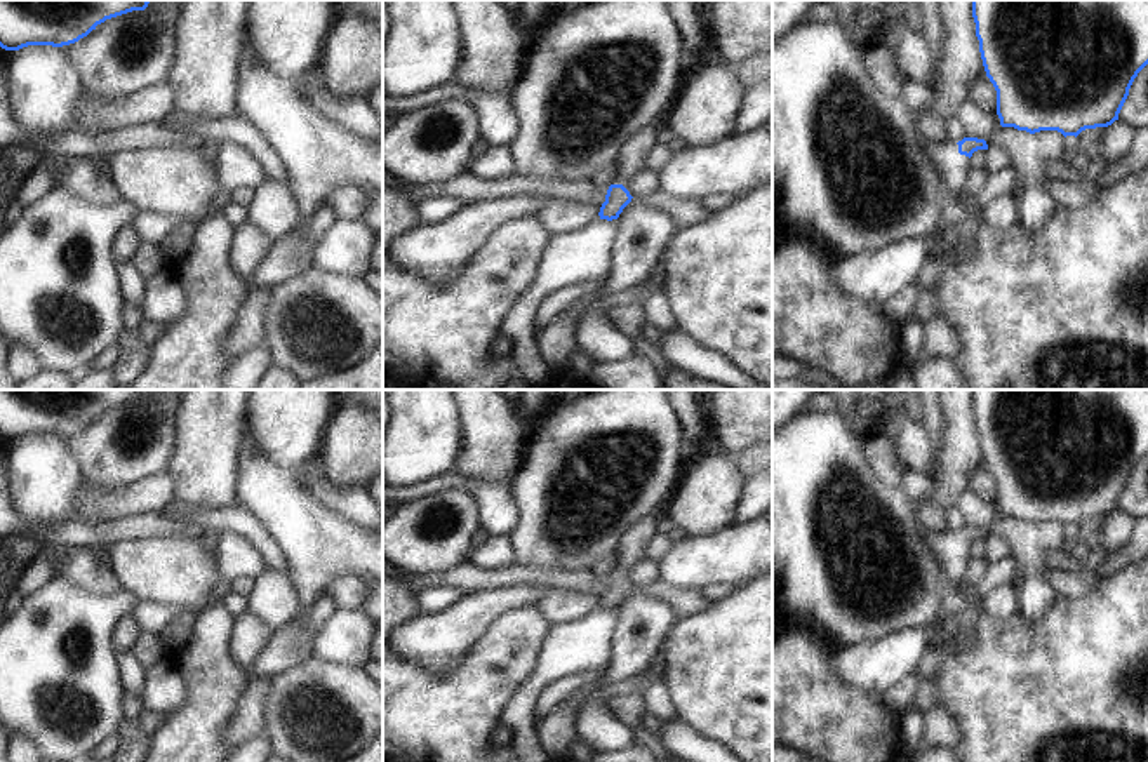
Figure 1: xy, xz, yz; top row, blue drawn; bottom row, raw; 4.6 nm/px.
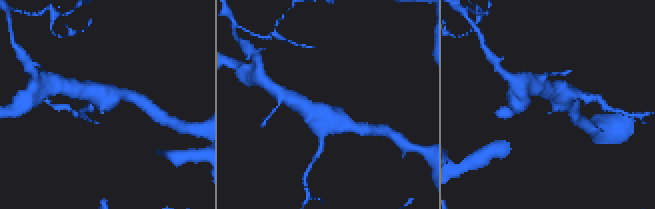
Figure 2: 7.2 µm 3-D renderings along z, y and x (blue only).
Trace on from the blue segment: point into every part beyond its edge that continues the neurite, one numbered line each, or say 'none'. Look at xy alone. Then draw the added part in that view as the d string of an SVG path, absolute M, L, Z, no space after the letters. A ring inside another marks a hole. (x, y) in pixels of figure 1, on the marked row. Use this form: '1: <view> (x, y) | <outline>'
none

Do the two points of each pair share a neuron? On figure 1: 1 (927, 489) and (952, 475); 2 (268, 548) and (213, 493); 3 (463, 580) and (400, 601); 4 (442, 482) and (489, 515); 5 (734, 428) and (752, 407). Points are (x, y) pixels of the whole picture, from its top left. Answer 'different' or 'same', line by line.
1: different
2: different
3: different
4: same
5: same

